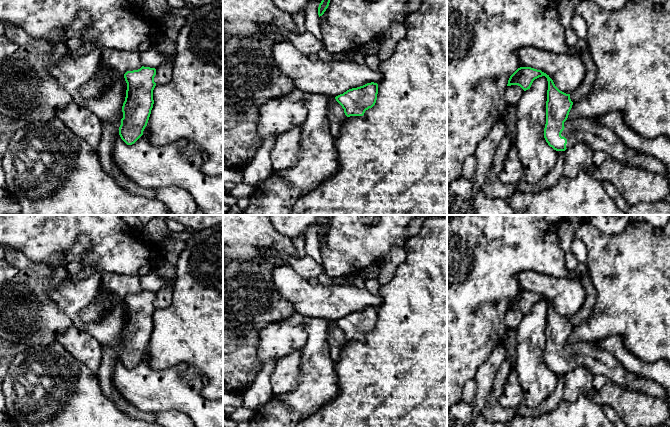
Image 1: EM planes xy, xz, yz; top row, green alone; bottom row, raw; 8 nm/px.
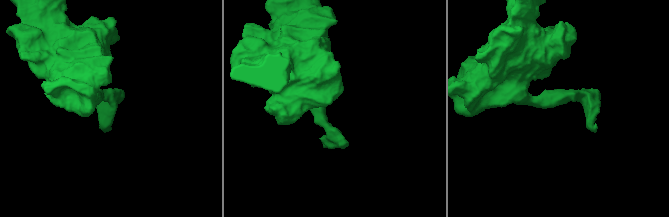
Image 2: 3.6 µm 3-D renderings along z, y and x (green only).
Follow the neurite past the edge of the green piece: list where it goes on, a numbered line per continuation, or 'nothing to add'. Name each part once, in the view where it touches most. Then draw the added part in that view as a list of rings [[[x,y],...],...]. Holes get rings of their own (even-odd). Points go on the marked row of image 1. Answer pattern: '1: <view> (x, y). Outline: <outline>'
1: yz (583, 130). Outline: [[[593,118],[567,119],[561,136],[567,139],[566,148],[583,143],[594,151],[603,151],[607,156],[633,167],[666,175],[666,167],[656,158],[628,148],[610,128],[599,124]]]

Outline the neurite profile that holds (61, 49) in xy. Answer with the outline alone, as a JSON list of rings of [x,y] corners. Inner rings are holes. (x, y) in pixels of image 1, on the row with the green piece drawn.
[[[61,42],[56,43],[57,61],[61,63],[65,54],[67,53],[67,46]]]

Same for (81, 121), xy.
[[[71,101],[57,111],[56,117],[63,121],[75,135],[97,150],[103,131],[101,120],[93,112]]]

